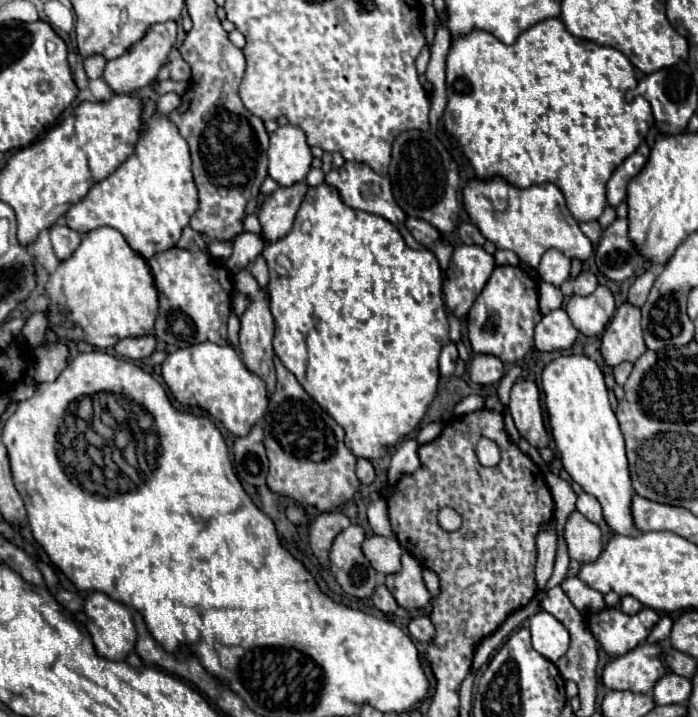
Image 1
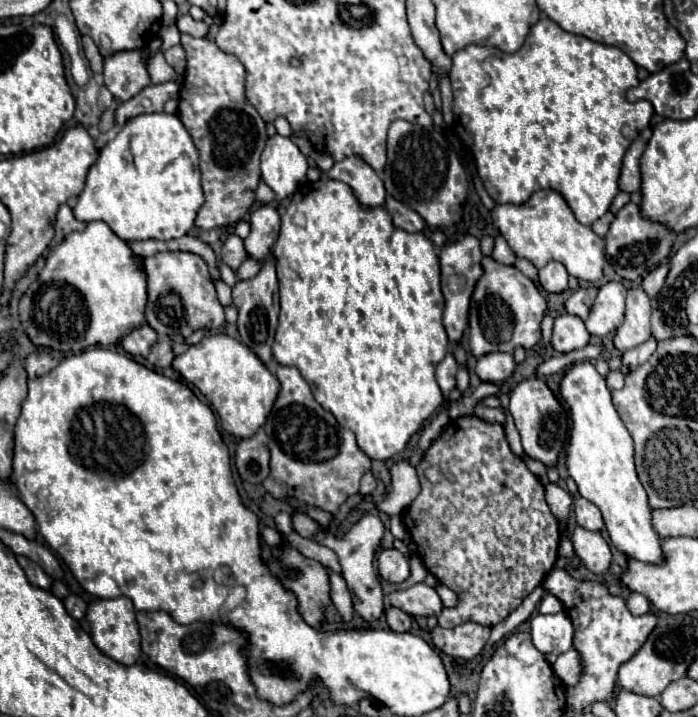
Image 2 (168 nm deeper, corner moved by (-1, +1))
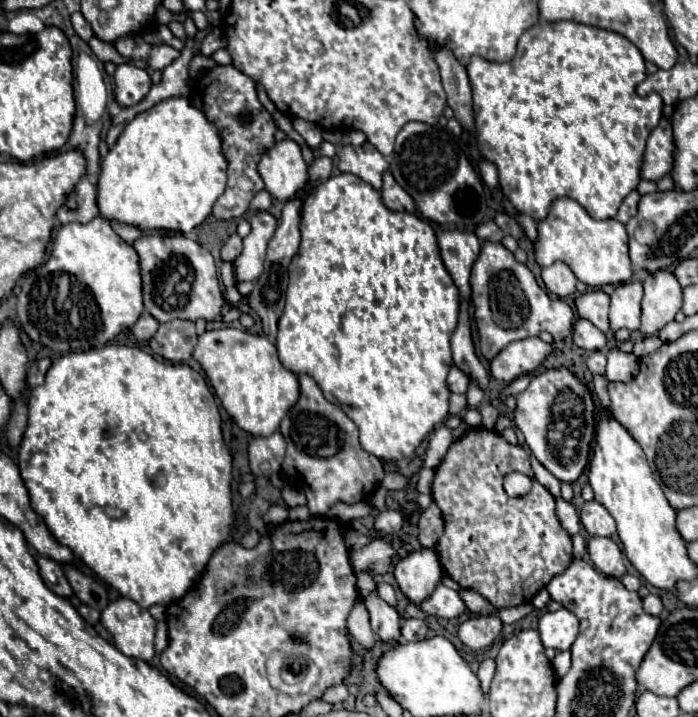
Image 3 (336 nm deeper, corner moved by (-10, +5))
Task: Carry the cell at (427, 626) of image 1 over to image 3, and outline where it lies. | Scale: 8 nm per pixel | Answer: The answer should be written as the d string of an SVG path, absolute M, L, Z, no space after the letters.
M476 615L460 625L458 637L470 649L484 649L494 643L494 639L500 635L500 629L502 629L502 621L498 617Z

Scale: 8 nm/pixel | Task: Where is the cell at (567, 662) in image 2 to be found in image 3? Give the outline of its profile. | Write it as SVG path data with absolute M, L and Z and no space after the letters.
M558 651L556 657L552 659L552 667L554 667L556 679L564 677L570 671L570 651Z

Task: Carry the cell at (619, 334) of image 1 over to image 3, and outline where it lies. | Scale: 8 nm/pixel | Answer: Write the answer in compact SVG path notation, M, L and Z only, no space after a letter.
M670 269L656 271L644 281L642 327L644 335L656 335L682 307L682 287Z

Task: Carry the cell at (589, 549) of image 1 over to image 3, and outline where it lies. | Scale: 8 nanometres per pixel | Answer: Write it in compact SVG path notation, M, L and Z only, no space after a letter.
M592 537L588 543L588 553L590 559L594 563L594 567L614 579L622 579L622 575L626 573L626 565L622 559L622 551L620 547L608 539L608 537Z

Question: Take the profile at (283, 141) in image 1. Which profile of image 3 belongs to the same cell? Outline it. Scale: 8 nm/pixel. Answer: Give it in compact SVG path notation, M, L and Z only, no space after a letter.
M292 139L278 141L258 163L264 189L278 201L292 199L308 179L308 165Z

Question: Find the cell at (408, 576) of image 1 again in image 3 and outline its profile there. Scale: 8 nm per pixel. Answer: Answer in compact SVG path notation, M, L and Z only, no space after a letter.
M442 583L418 607L422 611L426 611L428 615L436 615L436 617L444 617L444 619L454 619L454 617L460 617L466 613L466 603L462 601L460 593L454 589L448 589Z

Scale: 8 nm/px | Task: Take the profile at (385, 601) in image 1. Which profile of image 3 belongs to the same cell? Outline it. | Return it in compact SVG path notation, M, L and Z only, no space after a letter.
M404 619L402 623L402 639L404 641L418 641L418 639L426 639L428 627L424 621L420 619Z

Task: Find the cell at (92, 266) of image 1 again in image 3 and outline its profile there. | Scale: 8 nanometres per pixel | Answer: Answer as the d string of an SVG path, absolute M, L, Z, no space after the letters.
M100 215L86 225L68 223L56 231L48 261L26 275L16 303L18 323L28 337L62 353L106 345L106 341L130 329L142 309L138 255Z

